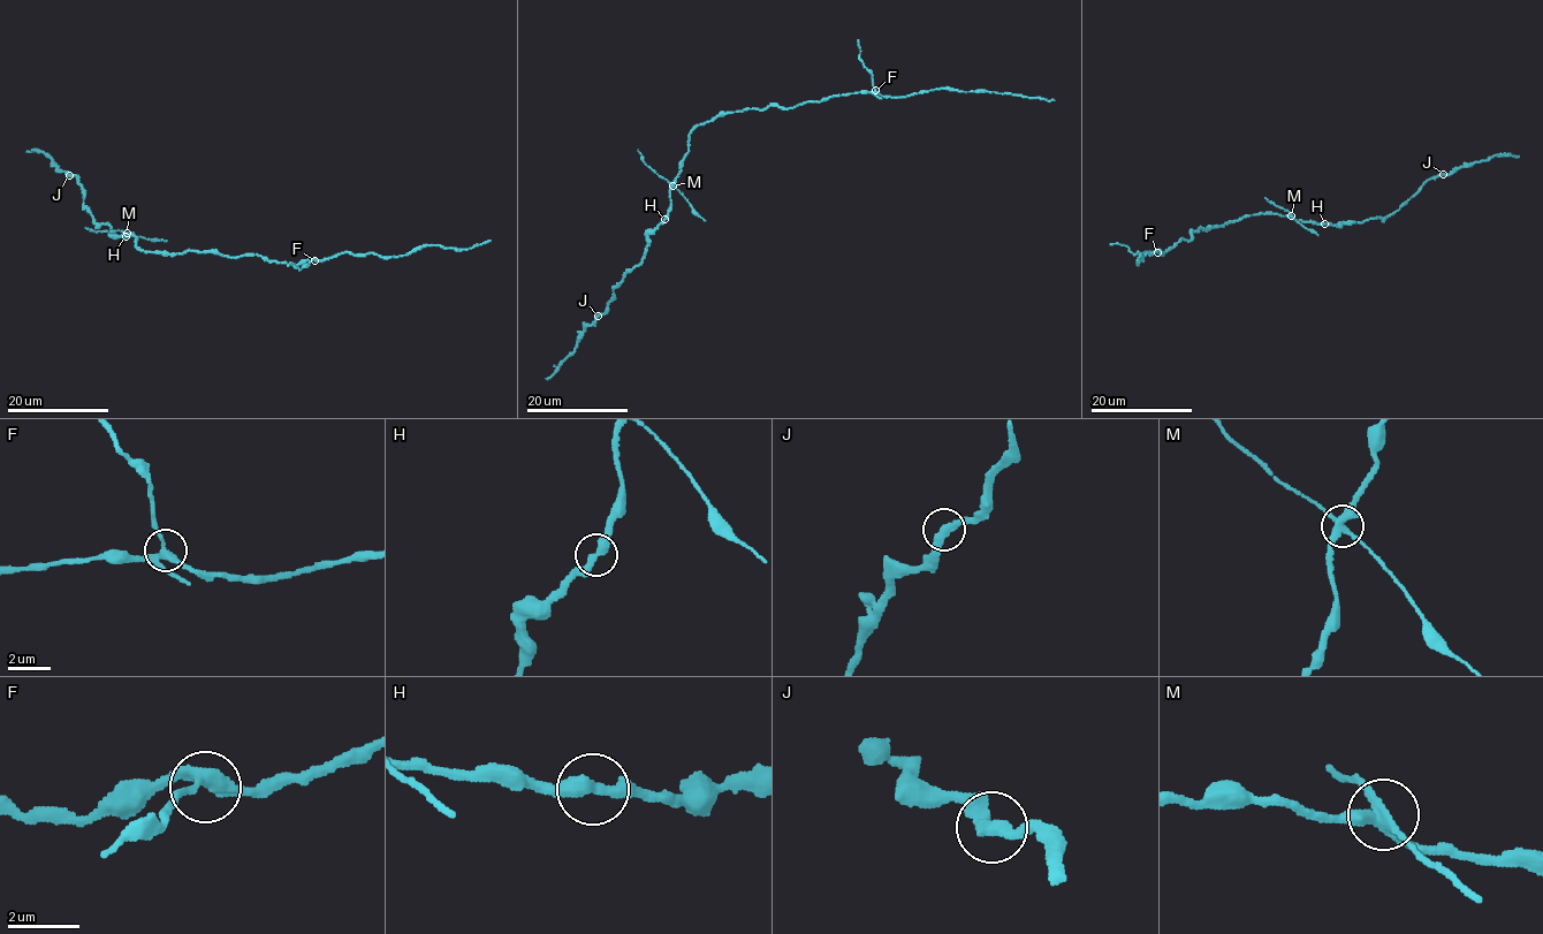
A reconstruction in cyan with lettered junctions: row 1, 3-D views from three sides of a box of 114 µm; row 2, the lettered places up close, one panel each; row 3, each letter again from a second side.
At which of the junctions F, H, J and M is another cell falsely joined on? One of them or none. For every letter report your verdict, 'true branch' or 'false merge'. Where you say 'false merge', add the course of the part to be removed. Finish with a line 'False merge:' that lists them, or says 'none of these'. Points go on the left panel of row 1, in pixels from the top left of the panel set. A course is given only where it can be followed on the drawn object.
F: true branch
H: true branch
J: true branch
M: false merge; course (127, 234), (92, 232), (85, 227)
False merge: M

